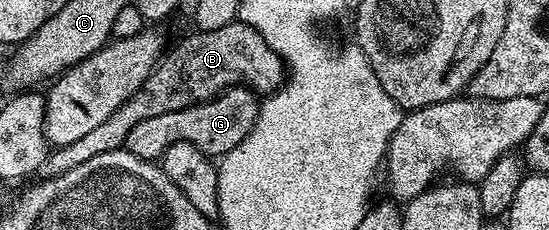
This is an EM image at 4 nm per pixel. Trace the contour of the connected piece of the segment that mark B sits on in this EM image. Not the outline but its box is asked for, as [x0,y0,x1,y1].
[39,21,286,179]

